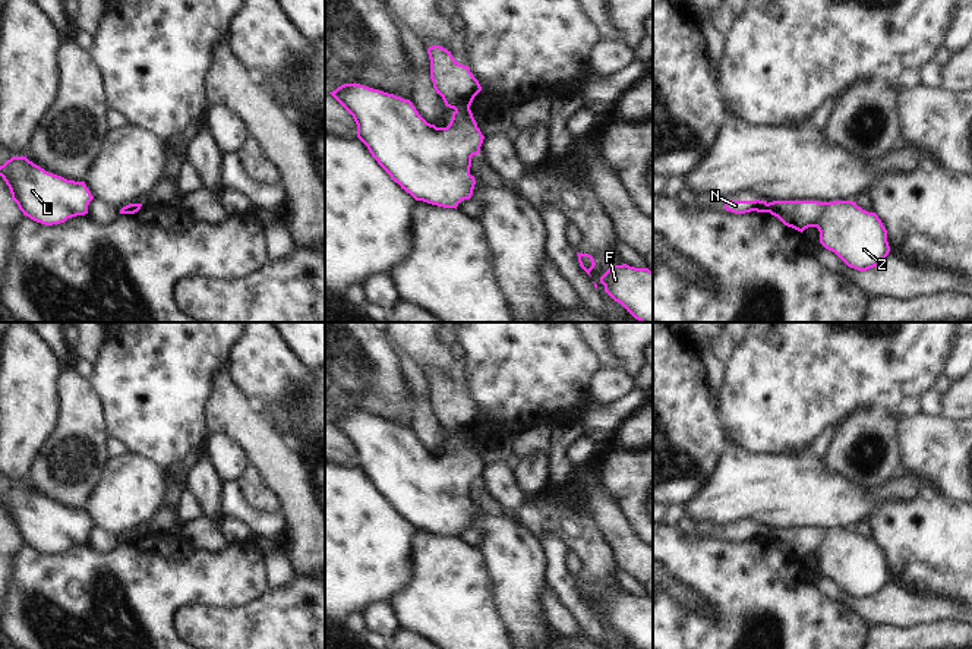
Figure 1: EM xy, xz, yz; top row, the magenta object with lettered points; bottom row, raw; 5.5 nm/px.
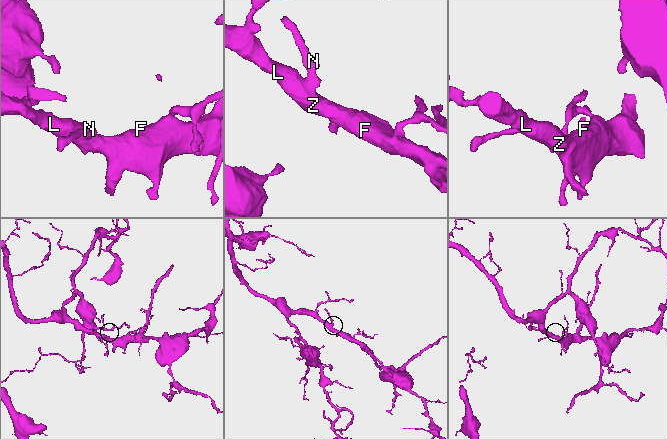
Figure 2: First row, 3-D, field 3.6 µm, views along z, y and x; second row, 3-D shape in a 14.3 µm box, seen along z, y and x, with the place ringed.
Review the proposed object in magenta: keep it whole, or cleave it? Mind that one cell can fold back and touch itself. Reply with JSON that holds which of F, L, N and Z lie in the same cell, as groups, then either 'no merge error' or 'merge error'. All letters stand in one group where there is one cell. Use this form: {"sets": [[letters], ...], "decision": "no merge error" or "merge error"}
{"sets": [["F", "L", "Z"], ["N"]], "decision": "merge error"}

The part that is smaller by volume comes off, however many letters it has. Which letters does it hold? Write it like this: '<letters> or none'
N

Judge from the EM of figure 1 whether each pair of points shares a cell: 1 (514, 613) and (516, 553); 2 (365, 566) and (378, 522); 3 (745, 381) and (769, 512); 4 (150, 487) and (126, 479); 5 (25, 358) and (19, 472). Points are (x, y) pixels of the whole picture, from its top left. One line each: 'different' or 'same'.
1: same
2: same
3: different
4: same
5: same

